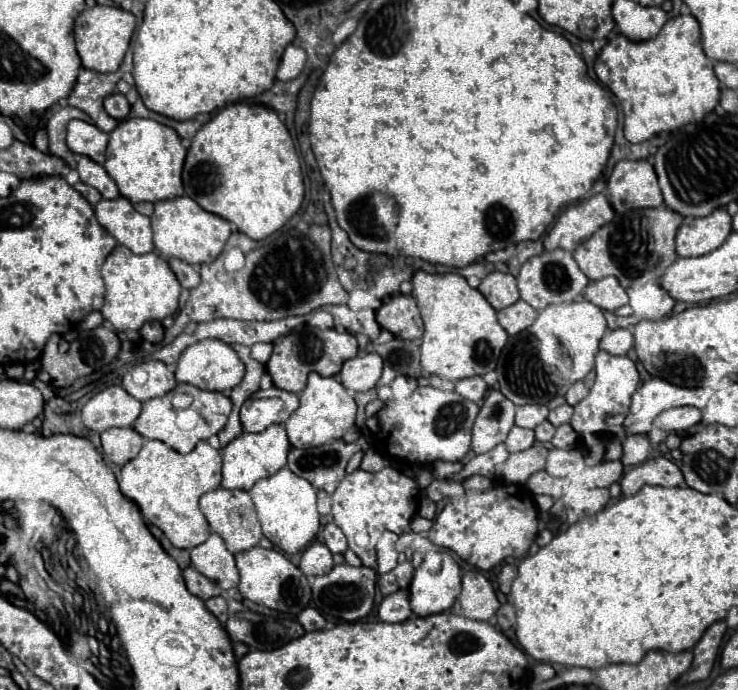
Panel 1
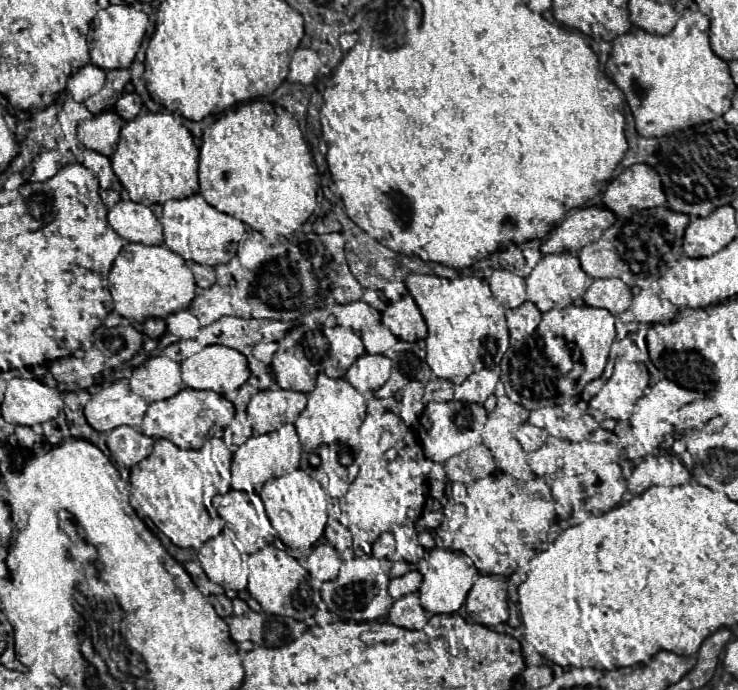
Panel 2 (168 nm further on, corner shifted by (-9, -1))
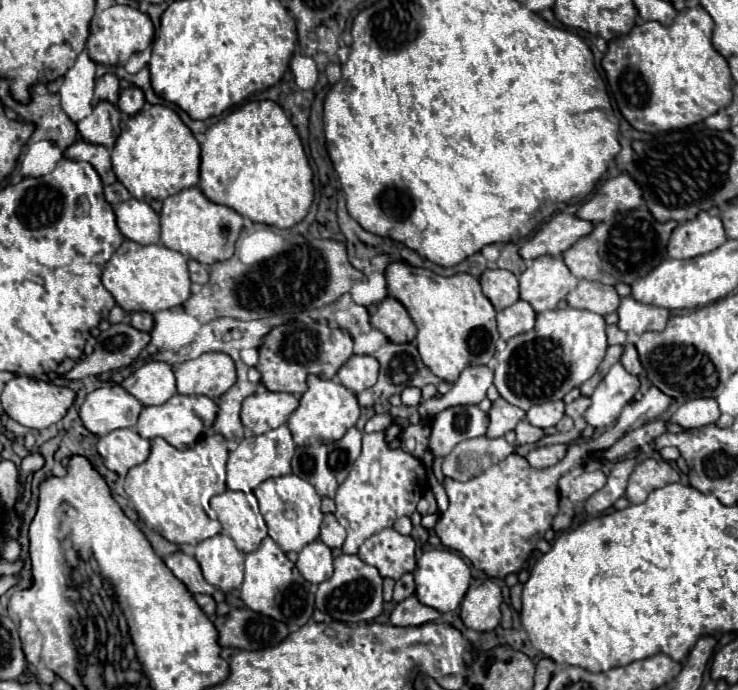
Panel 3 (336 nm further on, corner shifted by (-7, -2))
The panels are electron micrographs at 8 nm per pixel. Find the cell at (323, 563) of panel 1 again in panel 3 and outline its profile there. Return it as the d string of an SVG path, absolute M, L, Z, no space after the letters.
M312 541L298 553L296 567L310 583L322 583L332 577L332 551L322 541Z

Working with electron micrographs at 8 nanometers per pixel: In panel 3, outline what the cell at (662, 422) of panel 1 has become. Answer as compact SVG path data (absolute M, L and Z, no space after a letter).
M700 397L700 399L692 399L680 405L668 417L668 423L678 423L684 429L694 429L694 427L712 425L718 417L720 417L720 409L718 409L716 399Z

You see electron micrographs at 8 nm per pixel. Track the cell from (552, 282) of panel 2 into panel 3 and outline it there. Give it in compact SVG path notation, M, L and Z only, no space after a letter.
M538 257L520 275L520 299L528 301L536 313L556 309L562 299L578 285L560 257Z

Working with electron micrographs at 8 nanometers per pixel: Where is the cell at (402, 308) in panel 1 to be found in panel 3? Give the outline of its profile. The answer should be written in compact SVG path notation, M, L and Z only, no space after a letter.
M386 297L382 303L378 303L370 323L380 329L392 343L410 343L418 333L406 307L394 297Z

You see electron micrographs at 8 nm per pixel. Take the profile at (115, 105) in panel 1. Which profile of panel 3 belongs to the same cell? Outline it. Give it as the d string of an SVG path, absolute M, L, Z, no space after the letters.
M128 87L120 93L120 99L118 99L118 109L124 113L124 115L134 115L142 109L144 105L144 93L138 89L138 87Z

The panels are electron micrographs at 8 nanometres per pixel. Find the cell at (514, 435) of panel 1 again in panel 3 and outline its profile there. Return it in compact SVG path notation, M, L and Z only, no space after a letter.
M520 421L514 431L516 431L516 443L520 443L520 445L522 443L534 443L534 441L538 441L544 435L542 429L530 425L528 421Z

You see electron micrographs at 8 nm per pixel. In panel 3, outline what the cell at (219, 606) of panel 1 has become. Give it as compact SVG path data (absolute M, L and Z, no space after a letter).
M194 595L194 599L208 617L216 615L216 601L212 599L212 595Z

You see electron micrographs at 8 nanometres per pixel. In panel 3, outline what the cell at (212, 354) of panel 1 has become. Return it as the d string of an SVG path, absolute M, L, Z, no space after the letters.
M204 353L176 365L178 393L208 395L216 399L236 383L236 365L226 353Z

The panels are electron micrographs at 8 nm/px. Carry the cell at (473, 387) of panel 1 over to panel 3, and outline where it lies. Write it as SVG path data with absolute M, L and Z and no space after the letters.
M468 365L452 389L442 397L432 397L418 405L420 419L428 423L434 413L440 413L448 407L456 405L478 405L484 397L488 387L492 385L492 371L484 365Z

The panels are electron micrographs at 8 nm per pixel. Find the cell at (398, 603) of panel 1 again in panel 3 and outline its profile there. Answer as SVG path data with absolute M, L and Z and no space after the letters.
M410 595L404 601L396 603L396 607L390 615L390 623L396 627L420 627L424 623L436 621L438 617L440 617L440 613L436 609L422 605L416 599L416 595Z

